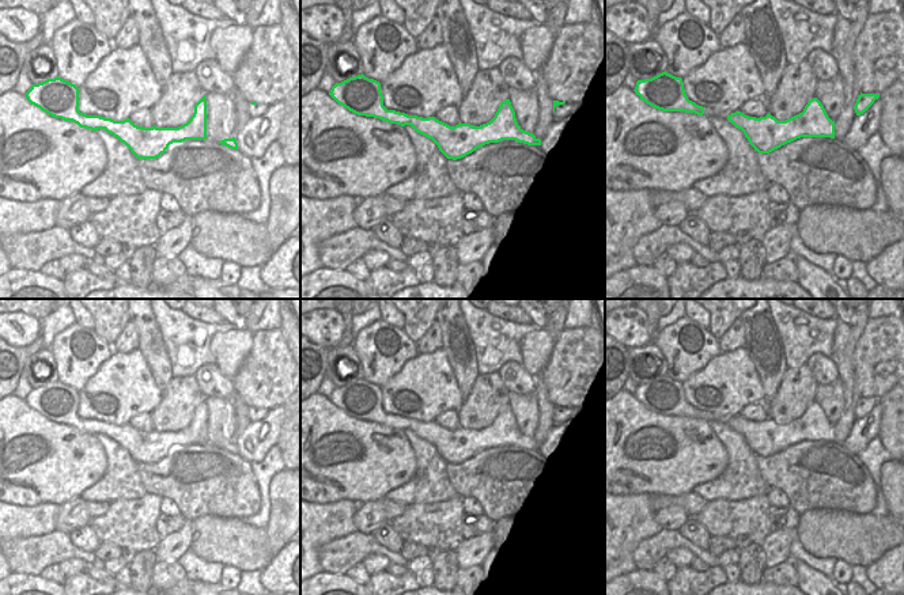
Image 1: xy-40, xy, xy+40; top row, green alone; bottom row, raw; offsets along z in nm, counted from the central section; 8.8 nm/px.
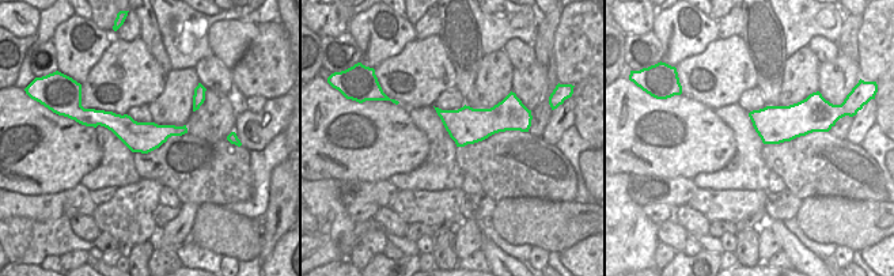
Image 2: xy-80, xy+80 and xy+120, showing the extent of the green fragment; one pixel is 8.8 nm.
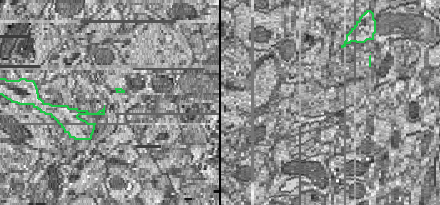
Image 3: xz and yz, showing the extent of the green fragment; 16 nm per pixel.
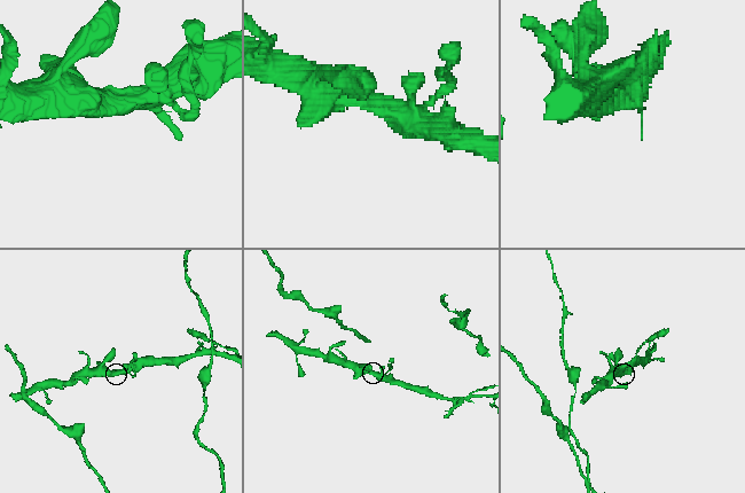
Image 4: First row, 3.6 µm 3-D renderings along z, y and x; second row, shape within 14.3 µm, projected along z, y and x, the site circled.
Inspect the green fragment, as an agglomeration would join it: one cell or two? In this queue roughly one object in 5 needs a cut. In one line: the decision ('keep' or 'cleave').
keep

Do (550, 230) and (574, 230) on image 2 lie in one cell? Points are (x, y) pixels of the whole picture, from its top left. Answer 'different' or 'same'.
same

